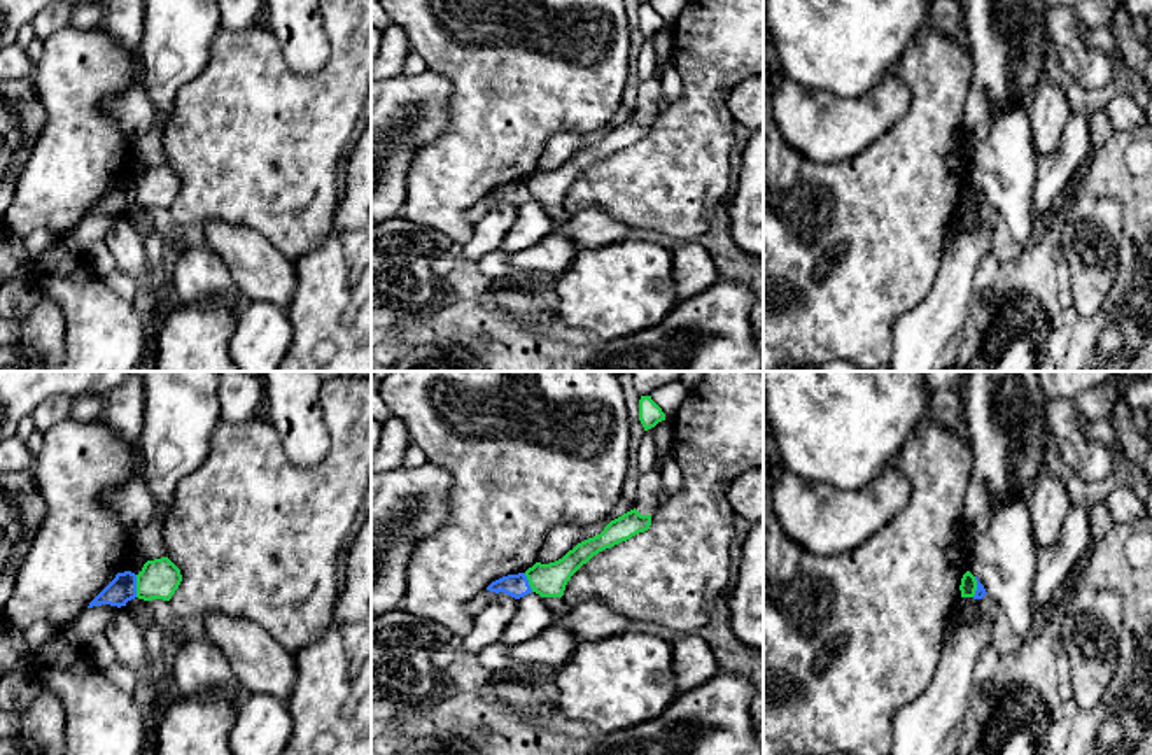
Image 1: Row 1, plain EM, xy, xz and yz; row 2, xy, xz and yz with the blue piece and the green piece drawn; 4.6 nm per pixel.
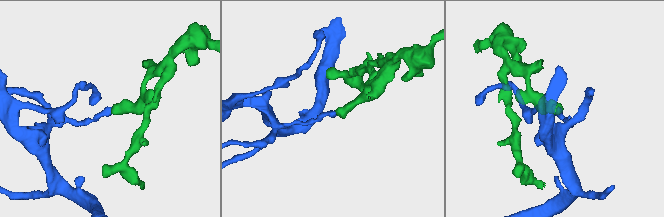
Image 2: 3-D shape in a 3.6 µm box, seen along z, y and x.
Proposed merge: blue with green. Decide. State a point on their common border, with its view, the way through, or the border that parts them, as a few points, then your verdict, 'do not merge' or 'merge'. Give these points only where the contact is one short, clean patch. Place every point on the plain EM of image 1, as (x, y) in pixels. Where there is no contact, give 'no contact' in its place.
contact xy (135, 193); border xy (135, 183), (137, 204); do not merge

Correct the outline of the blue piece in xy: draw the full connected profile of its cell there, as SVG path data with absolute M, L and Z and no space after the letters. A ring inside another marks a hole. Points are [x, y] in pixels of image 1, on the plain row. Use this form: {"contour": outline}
{"contour": "M131 179L117 180L116 186L89 210L88 215L110 212L126 214L137 205L137 182Z"}

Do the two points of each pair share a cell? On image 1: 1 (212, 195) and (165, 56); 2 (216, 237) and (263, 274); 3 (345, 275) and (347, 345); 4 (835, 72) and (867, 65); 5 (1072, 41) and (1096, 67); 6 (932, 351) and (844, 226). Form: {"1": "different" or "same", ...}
{"1": "different", "2": "same", "3": "same", "4": "same", "5": "same", "6": "different"}

